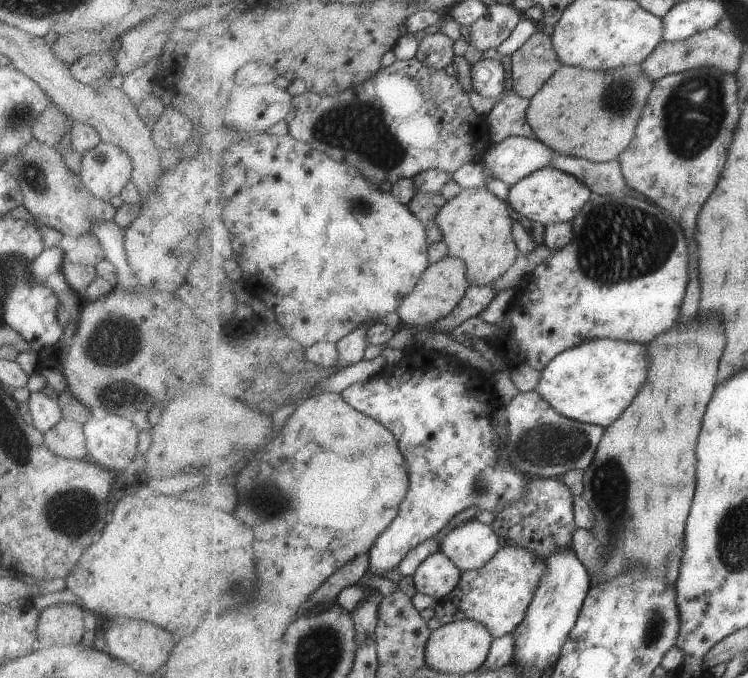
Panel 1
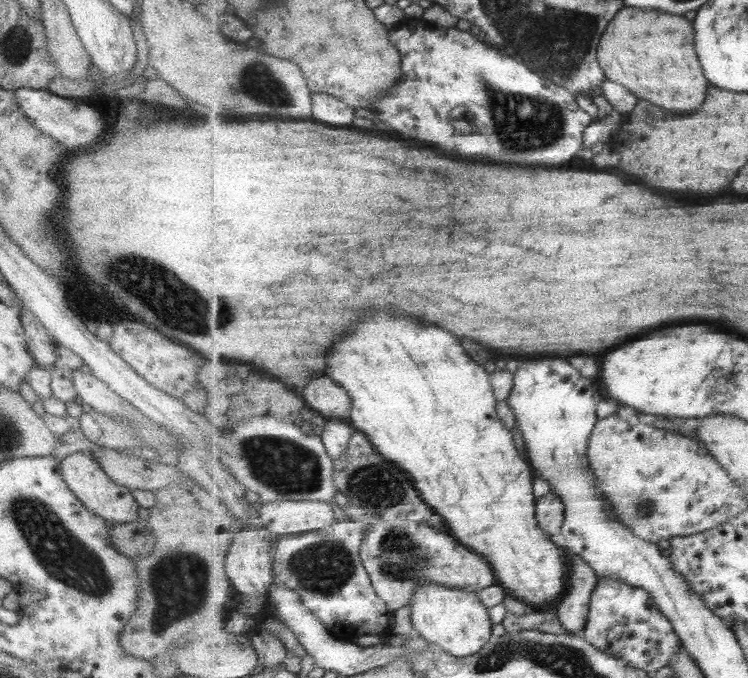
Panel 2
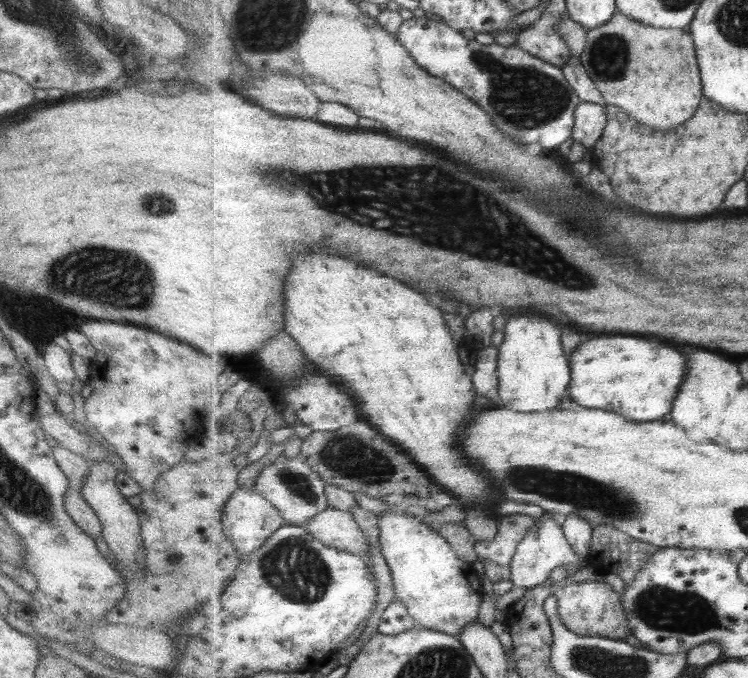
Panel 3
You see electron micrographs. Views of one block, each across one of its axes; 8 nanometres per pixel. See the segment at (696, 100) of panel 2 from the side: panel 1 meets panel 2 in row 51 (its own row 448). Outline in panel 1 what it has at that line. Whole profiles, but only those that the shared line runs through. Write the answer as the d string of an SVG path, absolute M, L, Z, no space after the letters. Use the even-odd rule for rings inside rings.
M713 314L713 318L707 318L705 322L701 322L701 318L695 320L695 324L689 324L689 326L675 326L673 330L657 336L651 344L649 344L649 366L653 366L653 370L649 370L649 386L645 384L644 389L637 394L637 398L633 400L633 404L629 406L627 410L621 415L621 418L614 422L609 428L606 428L606 433L598 446L596 457L591 465L586 469L584 476L584 485L582 496L589 502L589 506L595 512L597 520L595 520L595 526L593 531L595 536L599 538L601 542L601 551L603 555L601 558L601 574L597 578L592 579L592 586L601 586L603 582L609 582L613 578L619 578L621 574L627 574L627 572L633 572L633 570L647 570L651 572L653 576L667 575L669 566L669 554L673 556L673 550L677 550L677 544L681 546L681 540L683 540L683 534L685 534L685 522L689 518L689 512L691 512L691 504L693 504L693 498L695 498L697 486L697 456L695 456L695 446L697 446L697 440L699 440L699 434L701 434L701 426L703 426L703 418L705 418L705 410L713 398L713 392L715 392L715 386L717 386L717 372L719 372L719 360L725 352L725 346L727 346L727 336L725 336L725 330L723 330L723 318L721 314Z

